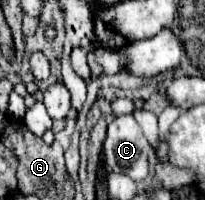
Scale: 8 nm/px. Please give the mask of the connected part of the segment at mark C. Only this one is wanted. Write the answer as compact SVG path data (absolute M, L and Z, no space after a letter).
M120 115L108 125L104 141L104 163L114 173L124 173L134 181L148 177L150 143L134 115Z

